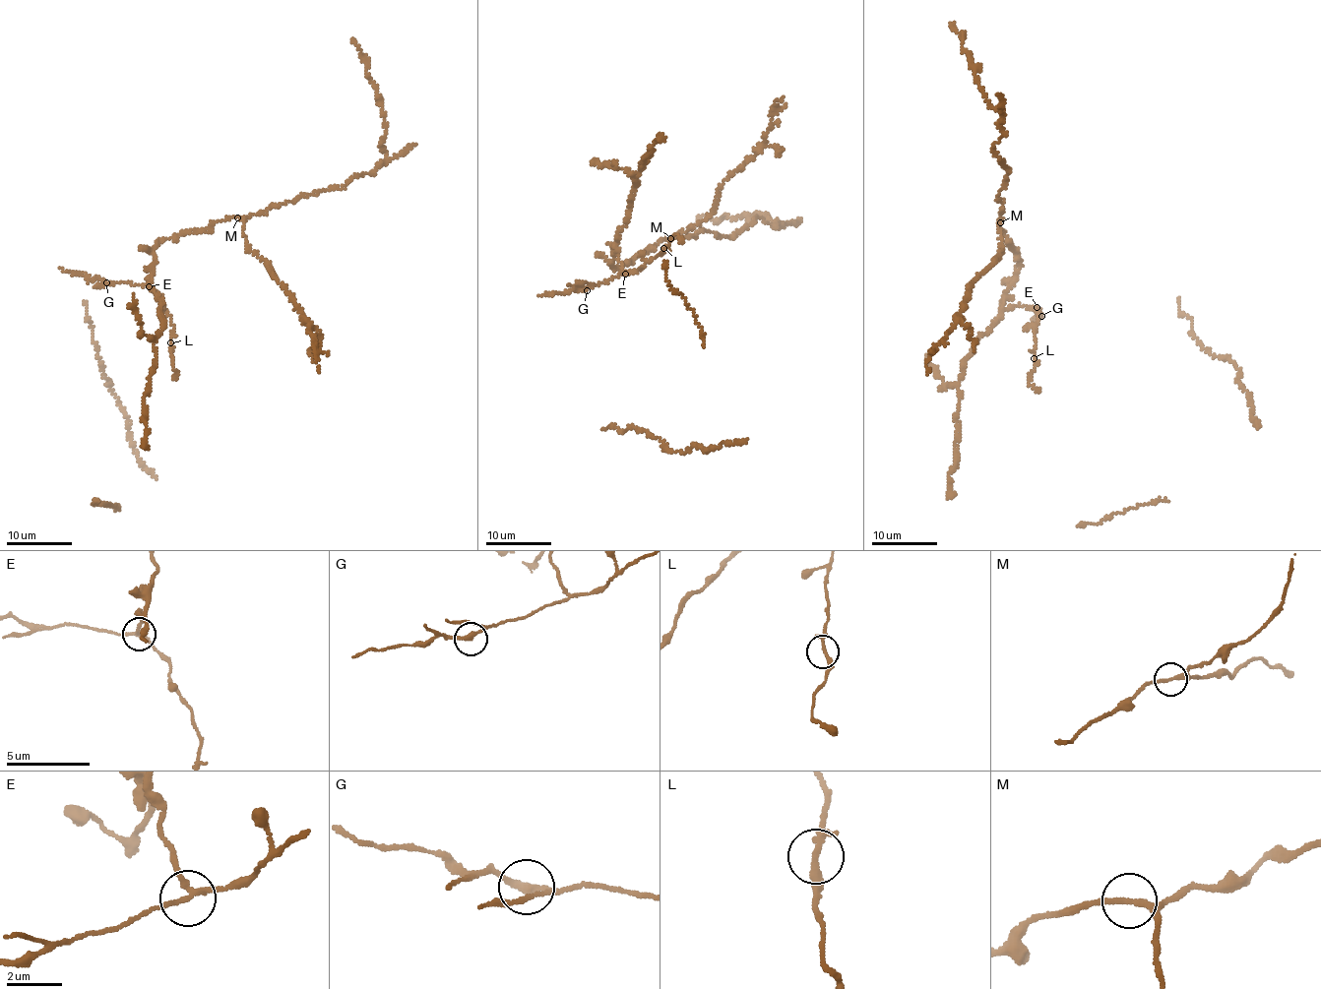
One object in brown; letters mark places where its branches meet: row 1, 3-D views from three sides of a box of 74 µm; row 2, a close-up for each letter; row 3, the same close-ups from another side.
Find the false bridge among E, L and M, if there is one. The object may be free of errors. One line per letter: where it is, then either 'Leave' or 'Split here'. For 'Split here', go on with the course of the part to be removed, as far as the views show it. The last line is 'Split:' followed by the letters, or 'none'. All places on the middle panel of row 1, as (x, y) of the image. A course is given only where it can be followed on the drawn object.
E: Place: (625, 274). Split here. Course of the part to remove: (624, 274), (589, 286), (572, 287), (564, 292), (547, 292), (539, 296)
L: Place: (663, 248). Leave
M: Place: (670, 238). Leave
Split: E

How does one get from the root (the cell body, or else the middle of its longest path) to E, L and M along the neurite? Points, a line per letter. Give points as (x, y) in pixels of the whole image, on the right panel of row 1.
E: (1002, 306), (1011, 309), (1015, 305), (1036, 307)
L: (1002, 306), (1036, 309), (1037, 315), (1034, 358)
M: (1002, 306), (1002, 296), (1017, 276), (1020, 256), (1011, 247), (1000, 222)

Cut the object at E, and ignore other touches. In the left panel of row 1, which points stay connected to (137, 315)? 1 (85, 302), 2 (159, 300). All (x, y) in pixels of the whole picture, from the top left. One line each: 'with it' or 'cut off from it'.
1: with it
2: with it

